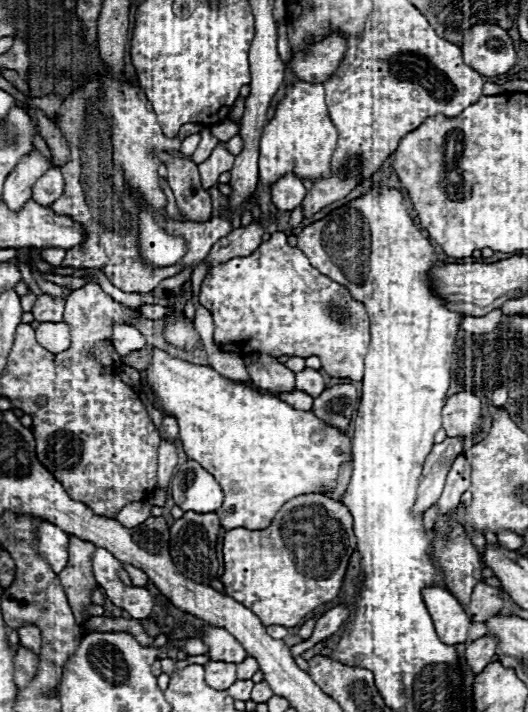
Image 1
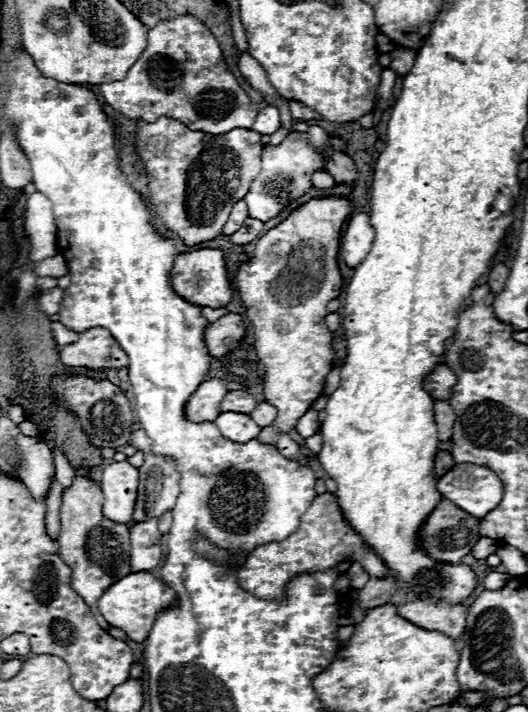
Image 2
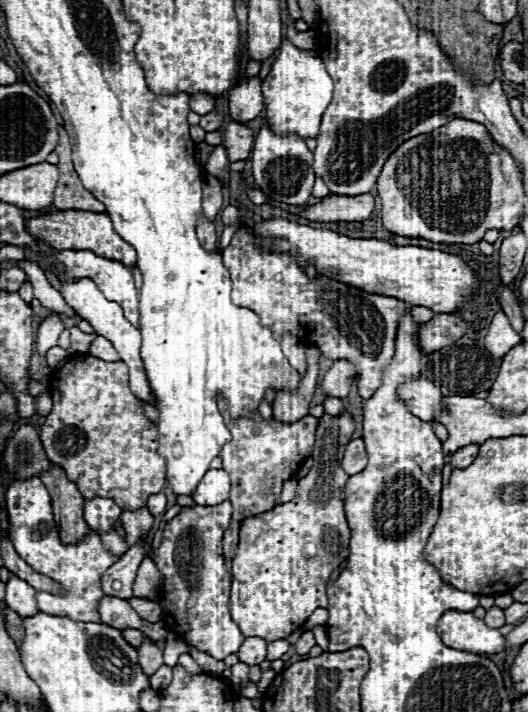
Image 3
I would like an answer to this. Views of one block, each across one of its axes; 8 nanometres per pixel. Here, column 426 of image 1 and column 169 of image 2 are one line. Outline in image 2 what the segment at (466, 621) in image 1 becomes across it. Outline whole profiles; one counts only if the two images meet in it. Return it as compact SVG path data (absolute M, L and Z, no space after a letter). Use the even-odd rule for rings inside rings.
M138 572L138 574L128 574L116 584L112 584L98 600L98 608L106 622L122 628L134 642L144 642L156 622L156 616L162 610L176 606L176 602L178 594L172 588L168 588L162 580L152 576L150 572Z

